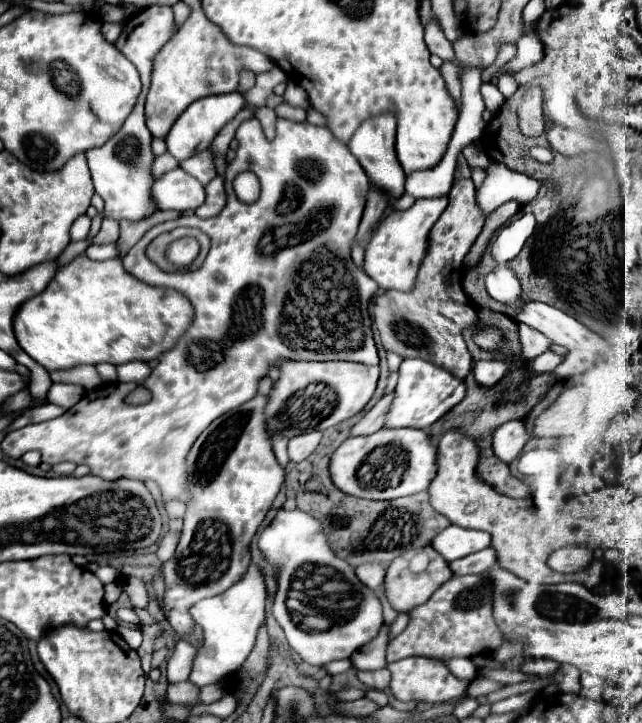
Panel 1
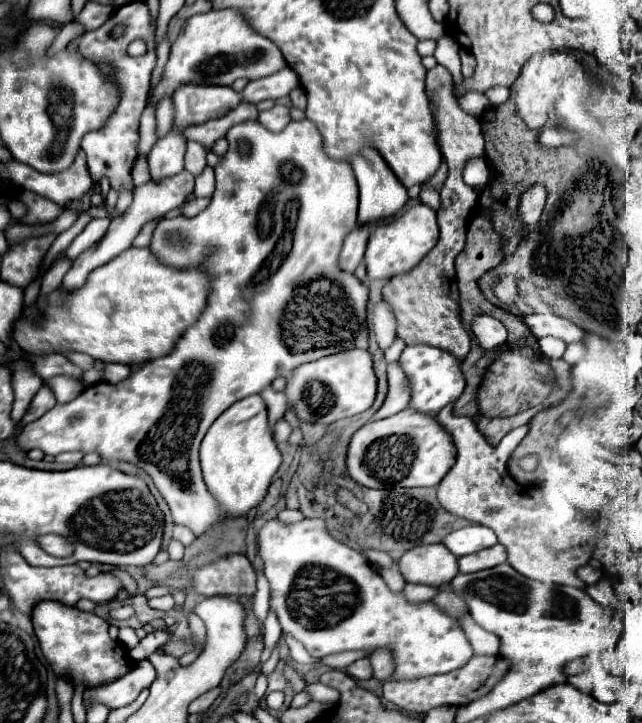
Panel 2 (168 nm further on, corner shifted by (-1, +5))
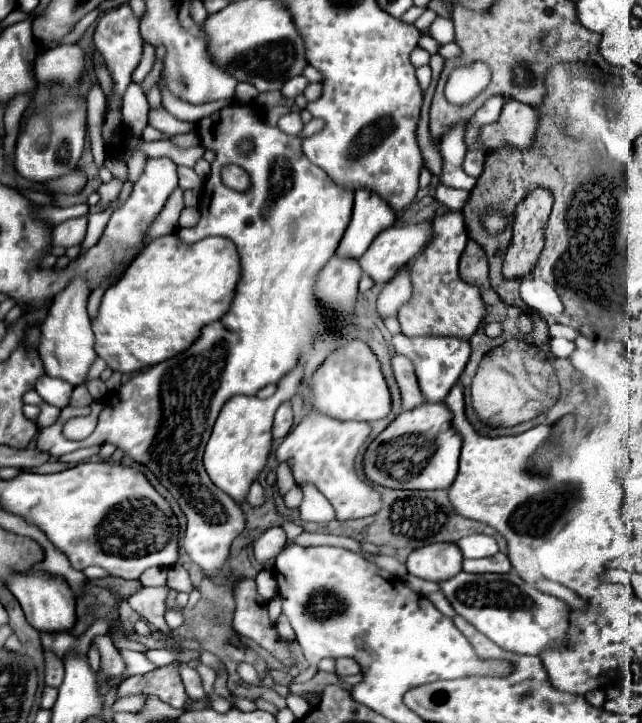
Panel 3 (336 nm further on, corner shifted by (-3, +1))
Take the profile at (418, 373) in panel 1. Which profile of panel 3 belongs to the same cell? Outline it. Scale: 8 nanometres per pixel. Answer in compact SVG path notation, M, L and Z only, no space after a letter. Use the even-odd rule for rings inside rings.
M404 334L392 336L394 350L398 354L404 354L412 360L420 390L424 392L426 402L440 402L450 392L450 388L458 382L460 374L464 372L464 366L470 358L470 344L466 338L454 338L454 336L418 336L410 338Z

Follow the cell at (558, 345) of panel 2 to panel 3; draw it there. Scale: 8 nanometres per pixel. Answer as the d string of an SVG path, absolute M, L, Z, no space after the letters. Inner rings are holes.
M552 338L550 340L550 350L556 358L568 358L574 352L574 342L566 338Z

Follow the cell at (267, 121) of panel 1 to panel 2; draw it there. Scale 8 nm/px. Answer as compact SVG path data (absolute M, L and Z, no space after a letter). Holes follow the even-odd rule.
M274 106L272 110L266 110L266 112L260 112L258 116L258 122L268 128L270 132L280 132L288 122L290 122L290 112L286 106Z

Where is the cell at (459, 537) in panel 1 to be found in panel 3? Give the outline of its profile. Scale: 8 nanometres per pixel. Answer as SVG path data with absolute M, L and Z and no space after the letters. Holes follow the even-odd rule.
M472 534L458 542L464 558L486 558L498 554L498 544L488 534Z

